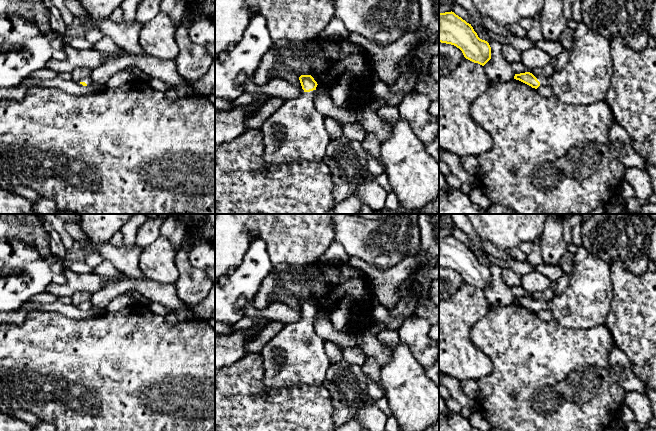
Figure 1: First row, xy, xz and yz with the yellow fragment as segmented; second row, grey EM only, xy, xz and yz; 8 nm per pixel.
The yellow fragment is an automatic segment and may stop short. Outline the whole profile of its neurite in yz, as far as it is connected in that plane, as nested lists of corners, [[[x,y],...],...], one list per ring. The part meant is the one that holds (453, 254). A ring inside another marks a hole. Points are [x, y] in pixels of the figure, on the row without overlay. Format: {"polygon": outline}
{"polygon": [[[452,235],[439,237],[439,266],[456,270],[466,283],[482,290],[491,283],[489,267],[480,263],[471,248]]]}

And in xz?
{"polygon": [[[301,299],[299,304],[304,318],[298,322],[286,324],[260,352],[264,368],[262,385],[267,390],[302,385],[324,385],[330,361],[325,353],[325,341],[316,334],[314,329],[313,323],[318,308],[311,299]]]}

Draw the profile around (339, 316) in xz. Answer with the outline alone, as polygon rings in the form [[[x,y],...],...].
[[[345,299],[331,312],[330,320],[336,332],[343,332],[344,326],[347,324],[351,307],[352,300]]]

